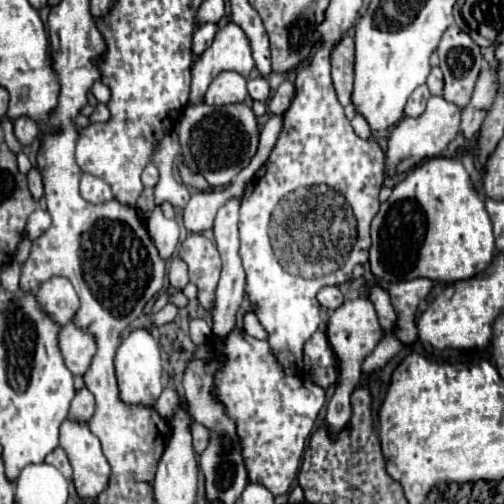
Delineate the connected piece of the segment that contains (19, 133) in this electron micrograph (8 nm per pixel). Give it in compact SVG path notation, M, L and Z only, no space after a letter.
M20 116L20 118L14 120L14 134L16 134L16 138L22 146L28 146L40 134L40 126L32 118Z

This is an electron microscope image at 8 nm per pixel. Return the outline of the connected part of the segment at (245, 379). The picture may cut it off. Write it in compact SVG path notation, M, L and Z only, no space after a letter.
M236 328L234 332L230 332L226 342L220 346L220 350L228 356L228 362L224 364L222 372L216 376L216 396L226 406L230 418L236 420L238 438L242 442L242 456L248 470L248 480L262 482L274 496L286 494L296 478L300 458L304 452L304 442L314 428L320 408L326 402L326 390L314 384L306 376L286 374L280 362L276 360L276 356L272 354L268 342L254 340L244 330Z

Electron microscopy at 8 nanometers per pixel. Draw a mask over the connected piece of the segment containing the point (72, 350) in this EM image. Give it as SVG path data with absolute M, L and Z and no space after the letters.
M70 322L62 326L60 348L70 372L74 372L74 376L82 376L96 354L96 338Z

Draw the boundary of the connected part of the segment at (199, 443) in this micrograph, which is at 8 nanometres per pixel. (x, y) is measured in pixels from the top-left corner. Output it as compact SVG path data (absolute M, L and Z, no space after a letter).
M192 424L190 426L190 432L192 432L192 446L194 446L194 452L196 454L202 454L206 444L208 444L208 432L206 428L202 428L202 424Z

